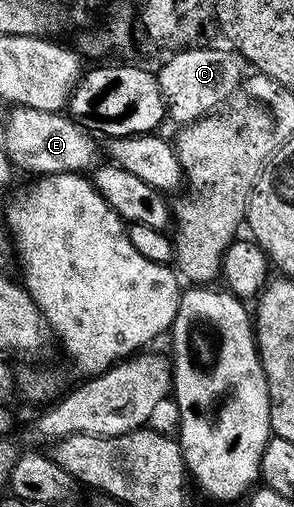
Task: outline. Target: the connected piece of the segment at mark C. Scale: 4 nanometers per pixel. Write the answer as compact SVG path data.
M196 47L175 51L173 57L156 72L165 115L178 126L191 124L201 116L217 111L235 95L246 74L246 62L239 52L230 48Z

